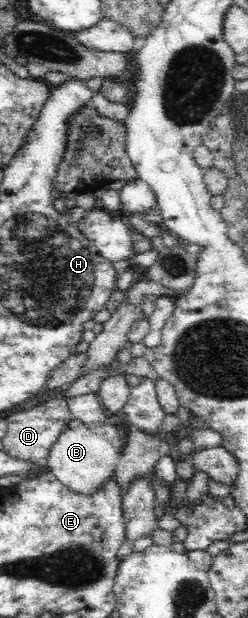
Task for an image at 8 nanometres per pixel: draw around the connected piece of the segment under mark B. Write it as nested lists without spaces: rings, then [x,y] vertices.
[[[69,418],[63,425],[59,437],[51,445],[48,454],[48,471],[71,492],[75,494],[93,494],[114,475],[123,449],[122,428],[108,422],[96,422],[87,425],[86,422]]]

